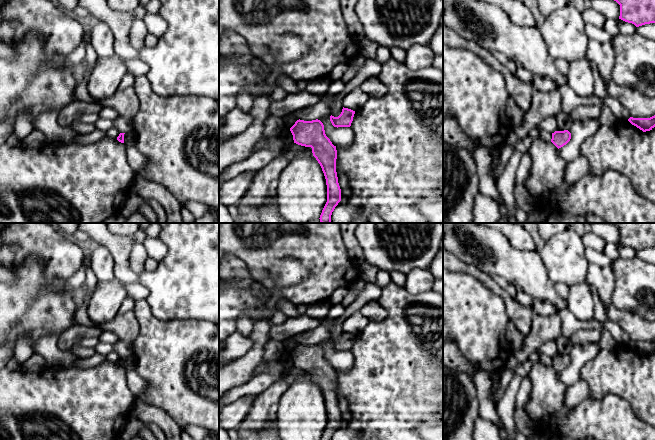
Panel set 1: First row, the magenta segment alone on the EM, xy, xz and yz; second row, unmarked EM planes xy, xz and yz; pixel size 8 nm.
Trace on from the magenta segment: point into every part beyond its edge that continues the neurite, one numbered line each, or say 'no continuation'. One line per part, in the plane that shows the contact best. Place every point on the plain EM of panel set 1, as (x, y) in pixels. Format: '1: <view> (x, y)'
no continuation

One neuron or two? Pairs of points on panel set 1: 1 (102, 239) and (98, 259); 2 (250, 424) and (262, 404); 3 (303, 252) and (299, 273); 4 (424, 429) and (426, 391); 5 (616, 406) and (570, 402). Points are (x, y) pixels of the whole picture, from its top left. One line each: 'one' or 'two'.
1: two
2: one
3: two
4: two
5: two

